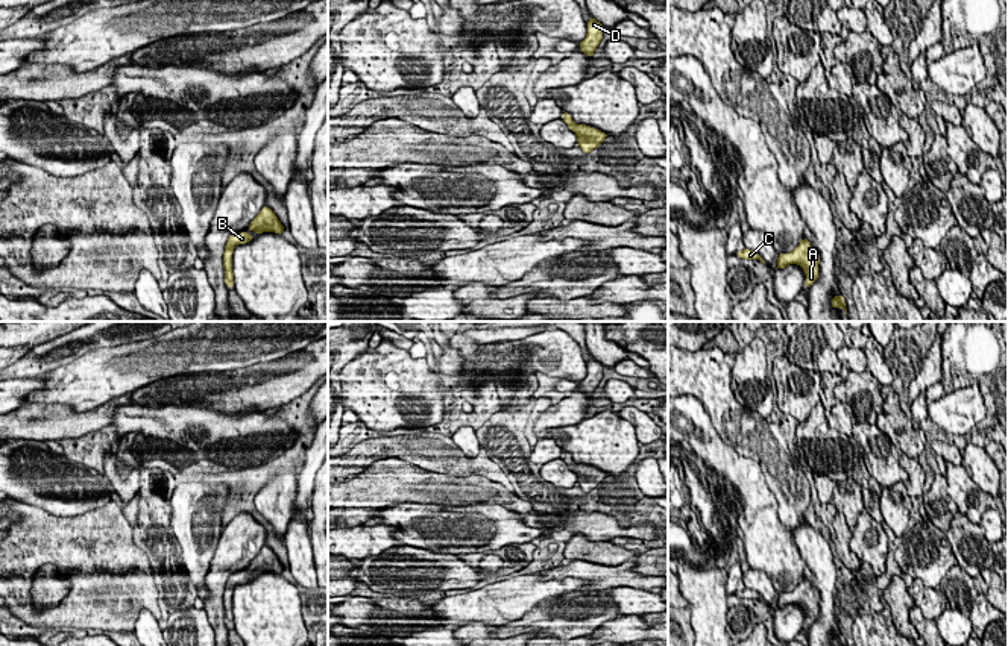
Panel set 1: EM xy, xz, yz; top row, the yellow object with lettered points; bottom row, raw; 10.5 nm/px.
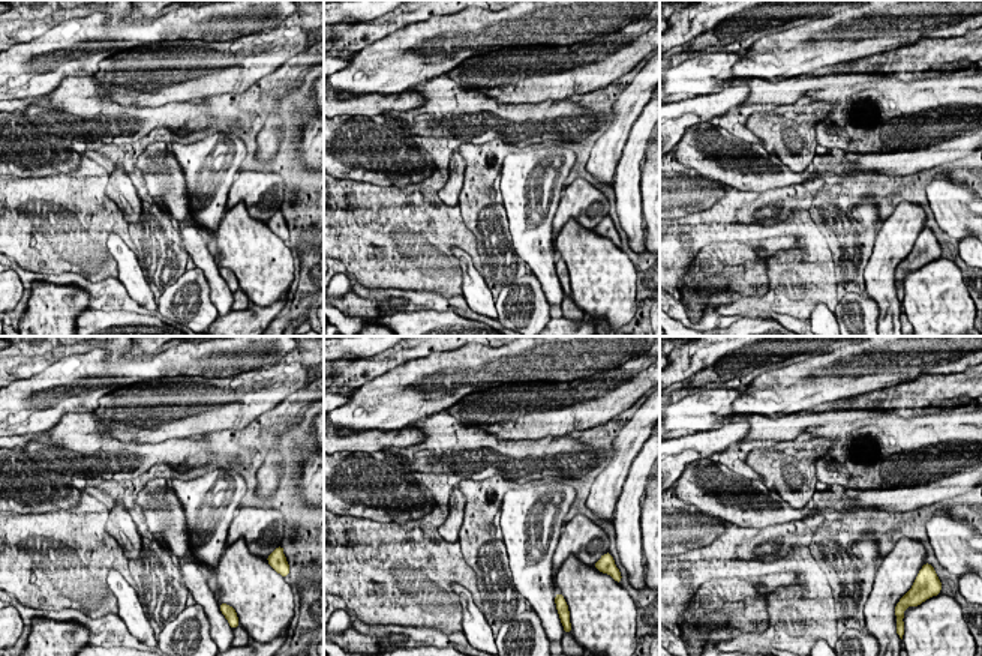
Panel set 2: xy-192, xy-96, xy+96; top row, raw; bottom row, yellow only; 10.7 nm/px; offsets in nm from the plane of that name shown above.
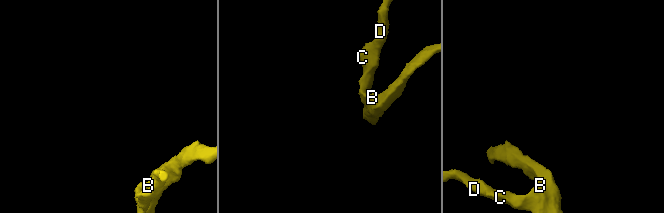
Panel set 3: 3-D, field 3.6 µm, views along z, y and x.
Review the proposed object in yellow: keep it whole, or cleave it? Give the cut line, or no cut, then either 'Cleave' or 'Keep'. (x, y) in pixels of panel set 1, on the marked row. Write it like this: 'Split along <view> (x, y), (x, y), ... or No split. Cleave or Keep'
No split. Keep

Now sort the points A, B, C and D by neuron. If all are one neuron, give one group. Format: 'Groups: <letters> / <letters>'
Groups: A B C D

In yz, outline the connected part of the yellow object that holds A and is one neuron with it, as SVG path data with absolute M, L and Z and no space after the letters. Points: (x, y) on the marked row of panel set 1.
M806 237L792 252L779 253L777 261L779 261L779 264L776 265L777 270L782 270L789 264L800 265L806 274L805 281L806 288L809 288L818 278L820 255L817 249L811 246Z

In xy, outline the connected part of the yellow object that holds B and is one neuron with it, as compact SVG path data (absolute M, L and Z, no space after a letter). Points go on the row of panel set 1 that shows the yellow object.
M241 230L238 235L229 234L228 243L223 252L223 268L225 268L225 282L228 288L234 288L234 273L232 273L232 253L237 244L246 244L254 240L255 235L249 235L246 230Z

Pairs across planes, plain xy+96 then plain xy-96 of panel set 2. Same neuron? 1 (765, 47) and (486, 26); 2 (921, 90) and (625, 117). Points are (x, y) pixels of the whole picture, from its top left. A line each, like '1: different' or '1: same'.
1: same
2: different

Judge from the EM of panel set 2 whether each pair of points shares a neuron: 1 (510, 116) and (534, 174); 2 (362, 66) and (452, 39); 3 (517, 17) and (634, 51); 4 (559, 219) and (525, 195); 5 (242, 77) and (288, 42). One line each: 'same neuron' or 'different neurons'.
1: different neurons
2: same neuron
3: different neurons
4: different neurons
5: same neuron

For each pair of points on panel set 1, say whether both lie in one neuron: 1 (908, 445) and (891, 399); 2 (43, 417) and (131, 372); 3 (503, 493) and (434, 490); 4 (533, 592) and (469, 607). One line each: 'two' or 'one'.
1: one
2: two
3: one
4: one

